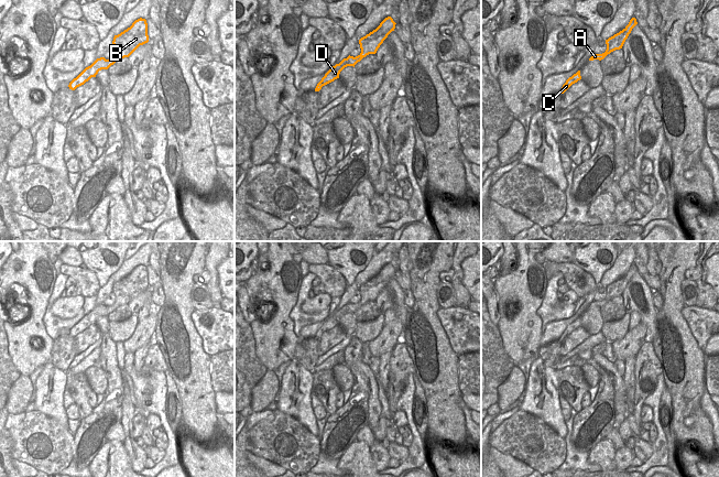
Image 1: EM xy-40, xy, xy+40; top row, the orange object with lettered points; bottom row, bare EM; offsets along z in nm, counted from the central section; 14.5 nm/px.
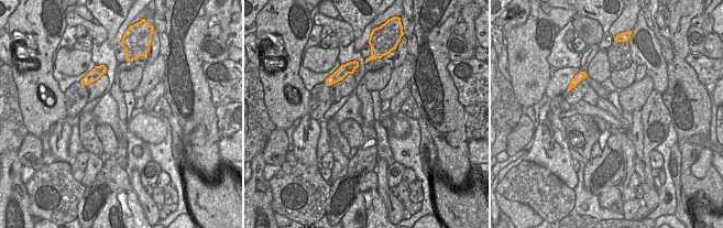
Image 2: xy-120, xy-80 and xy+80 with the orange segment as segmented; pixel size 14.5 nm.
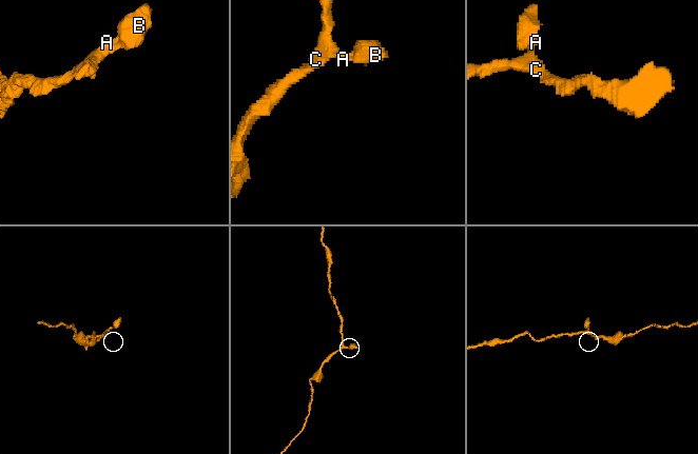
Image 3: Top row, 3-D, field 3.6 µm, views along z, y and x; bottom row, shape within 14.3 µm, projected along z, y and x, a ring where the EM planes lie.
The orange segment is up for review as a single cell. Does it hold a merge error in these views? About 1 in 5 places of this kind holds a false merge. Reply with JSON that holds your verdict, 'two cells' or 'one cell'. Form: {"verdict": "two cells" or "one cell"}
{"verdict": "one cell"}

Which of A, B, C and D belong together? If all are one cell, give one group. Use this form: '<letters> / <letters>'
A B C D

